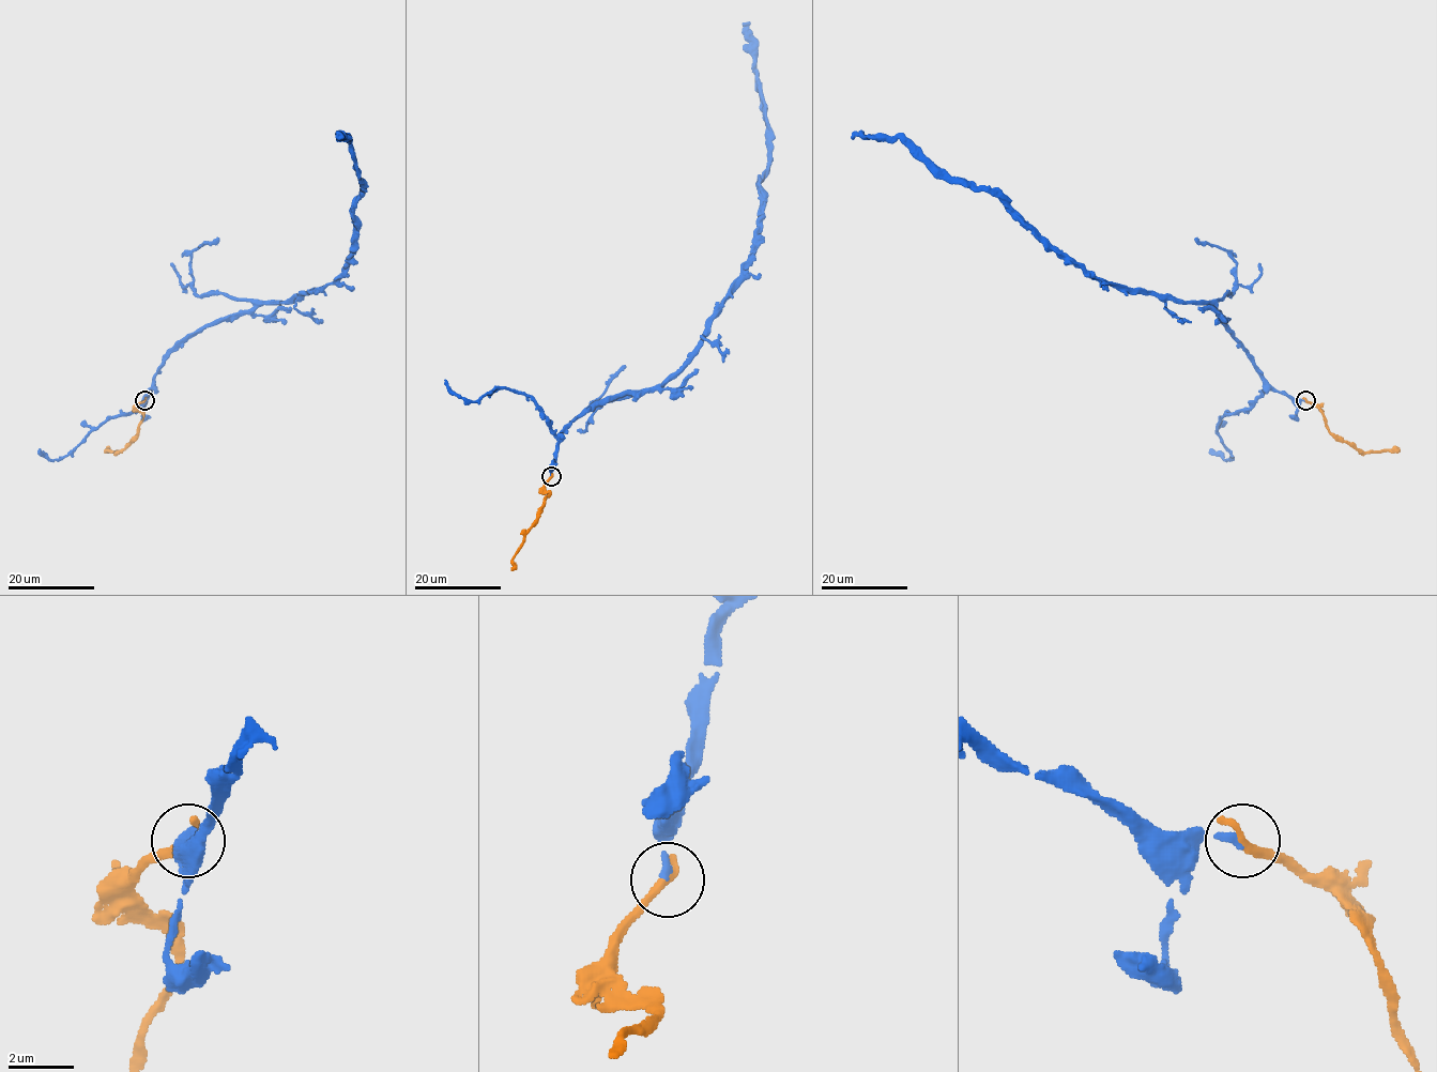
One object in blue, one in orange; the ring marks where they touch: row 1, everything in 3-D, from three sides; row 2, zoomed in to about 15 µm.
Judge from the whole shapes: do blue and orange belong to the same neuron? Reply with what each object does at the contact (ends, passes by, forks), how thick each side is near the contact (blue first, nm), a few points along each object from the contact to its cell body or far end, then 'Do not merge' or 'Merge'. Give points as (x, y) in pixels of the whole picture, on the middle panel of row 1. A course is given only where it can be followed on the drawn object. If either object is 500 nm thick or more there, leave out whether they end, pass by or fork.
At the ring blue ends. At the ring orange ends. Thickness 200 nm (blue) against 300 nm. Course of blue: (551, 476), (560, 434), (577, 417), (613, 396), (657, 389), (690, 357), (751, 254), (768, 141), (743, 24). Course of orange: (551, 476), (544, 487), (549, 493), (513, 560), (511, 570). Merge

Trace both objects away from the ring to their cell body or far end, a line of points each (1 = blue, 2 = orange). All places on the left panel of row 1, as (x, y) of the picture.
1: (144, 401), (163, 360), (188, 337), (261, 305), (317, 292), (345, 269), (362, 188), (351, 140), (336, 137)
2: (144, 401), (137, 407), (142, 414), (137, 434), (119, 453), (105, 449)

